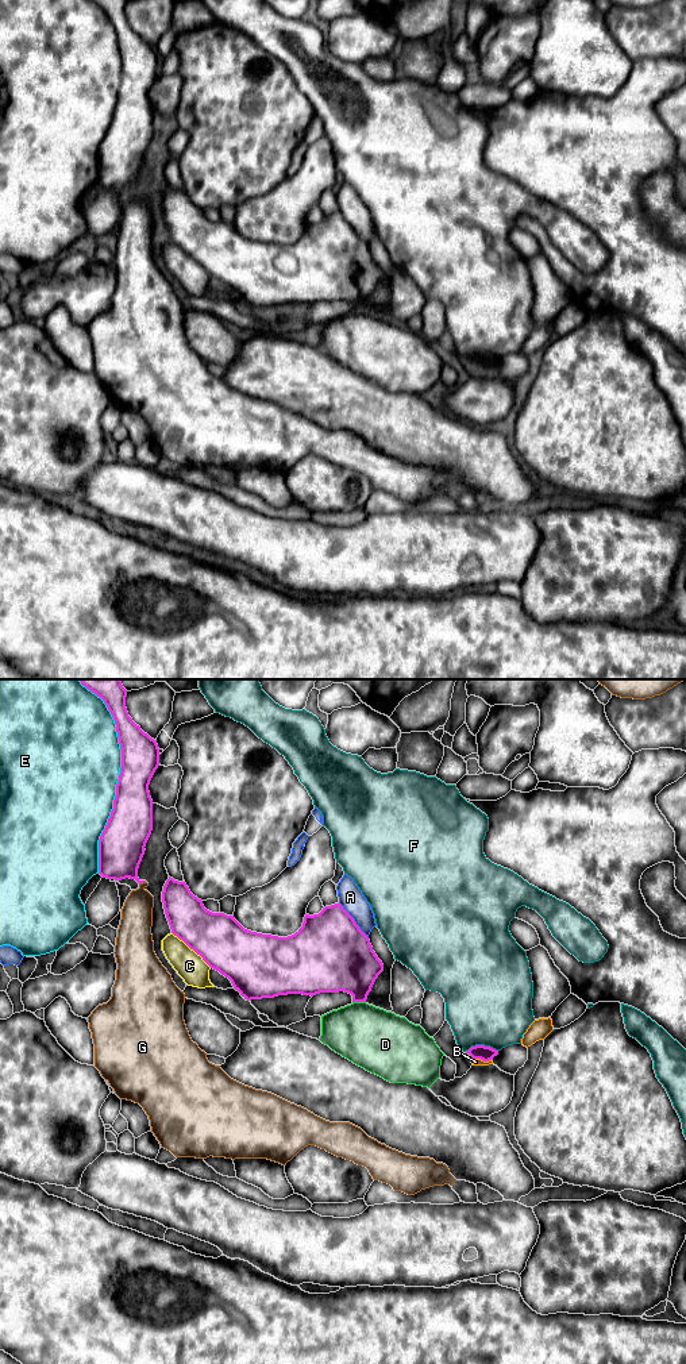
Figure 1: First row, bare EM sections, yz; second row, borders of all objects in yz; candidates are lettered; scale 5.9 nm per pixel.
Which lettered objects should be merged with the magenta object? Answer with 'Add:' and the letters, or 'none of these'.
Add: none of these

